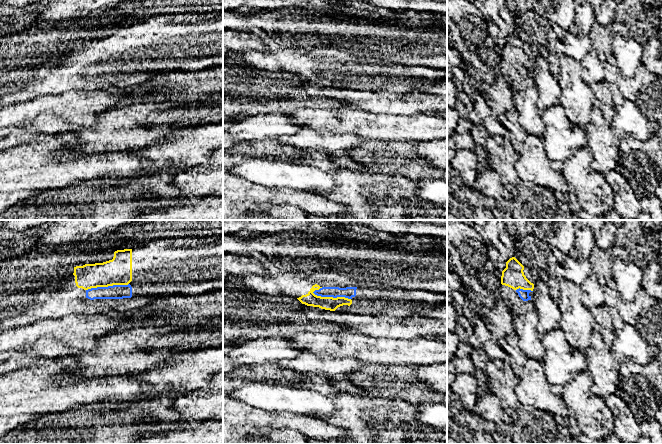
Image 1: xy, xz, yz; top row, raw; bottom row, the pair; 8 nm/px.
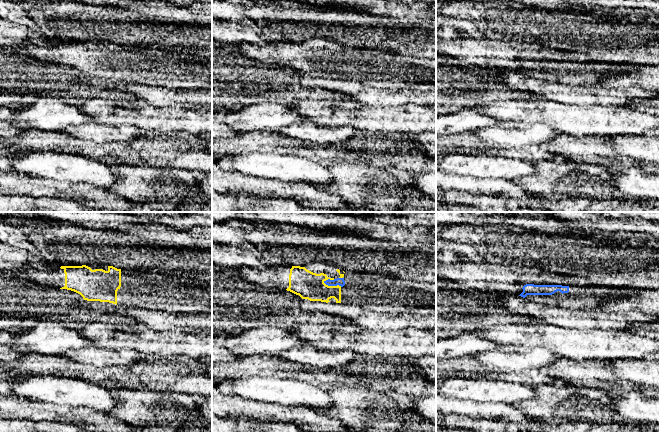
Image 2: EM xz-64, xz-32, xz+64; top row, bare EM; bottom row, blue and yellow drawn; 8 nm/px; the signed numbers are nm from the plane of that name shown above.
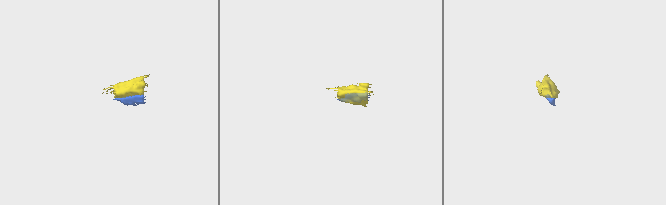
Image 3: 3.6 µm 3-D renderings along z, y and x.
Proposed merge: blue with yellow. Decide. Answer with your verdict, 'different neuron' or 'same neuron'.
same neuron

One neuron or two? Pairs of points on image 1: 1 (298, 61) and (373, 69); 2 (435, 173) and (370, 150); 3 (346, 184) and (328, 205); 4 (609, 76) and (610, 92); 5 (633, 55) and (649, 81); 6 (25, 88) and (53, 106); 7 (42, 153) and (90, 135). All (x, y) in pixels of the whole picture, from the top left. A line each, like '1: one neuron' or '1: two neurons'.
1: one neuron
2: one neuron
3: two neurons
4: one neuron
5: two neurons
6: two neurons
7: two neurons

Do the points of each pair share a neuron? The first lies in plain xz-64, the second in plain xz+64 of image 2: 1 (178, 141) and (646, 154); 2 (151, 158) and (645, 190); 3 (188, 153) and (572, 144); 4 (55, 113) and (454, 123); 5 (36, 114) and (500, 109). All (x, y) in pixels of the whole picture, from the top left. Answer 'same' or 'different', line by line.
1: different
2: different
3: same
4: same
5: different

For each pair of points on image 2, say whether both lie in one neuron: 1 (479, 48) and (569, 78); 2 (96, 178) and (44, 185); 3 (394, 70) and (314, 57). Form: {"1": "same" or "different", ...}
{"1": "same", "2": "different", "3": "same"}

